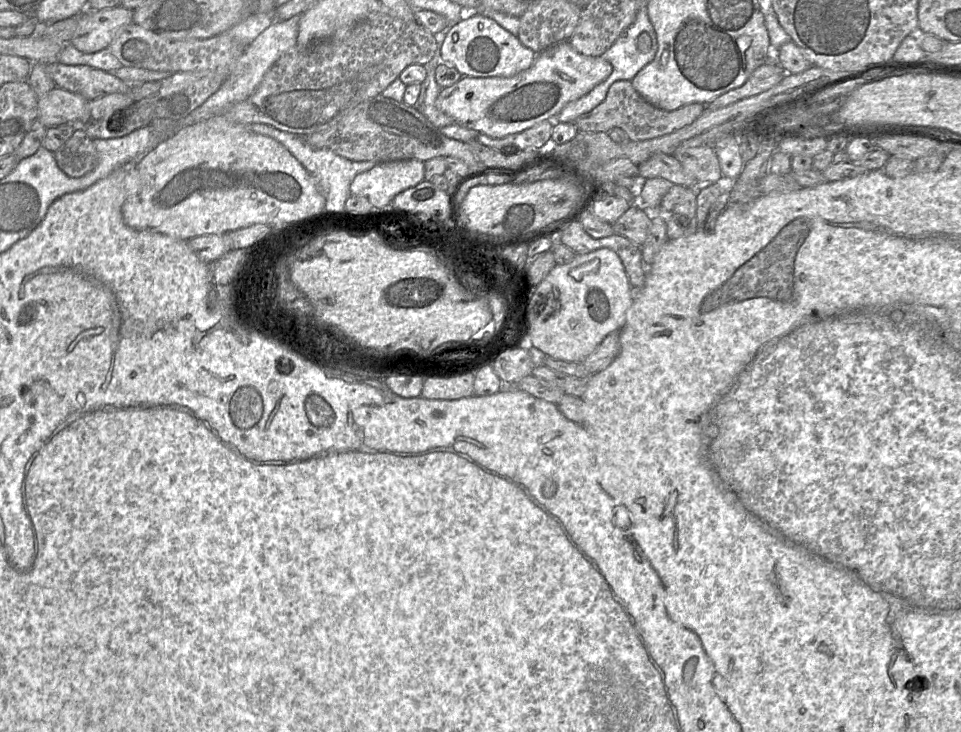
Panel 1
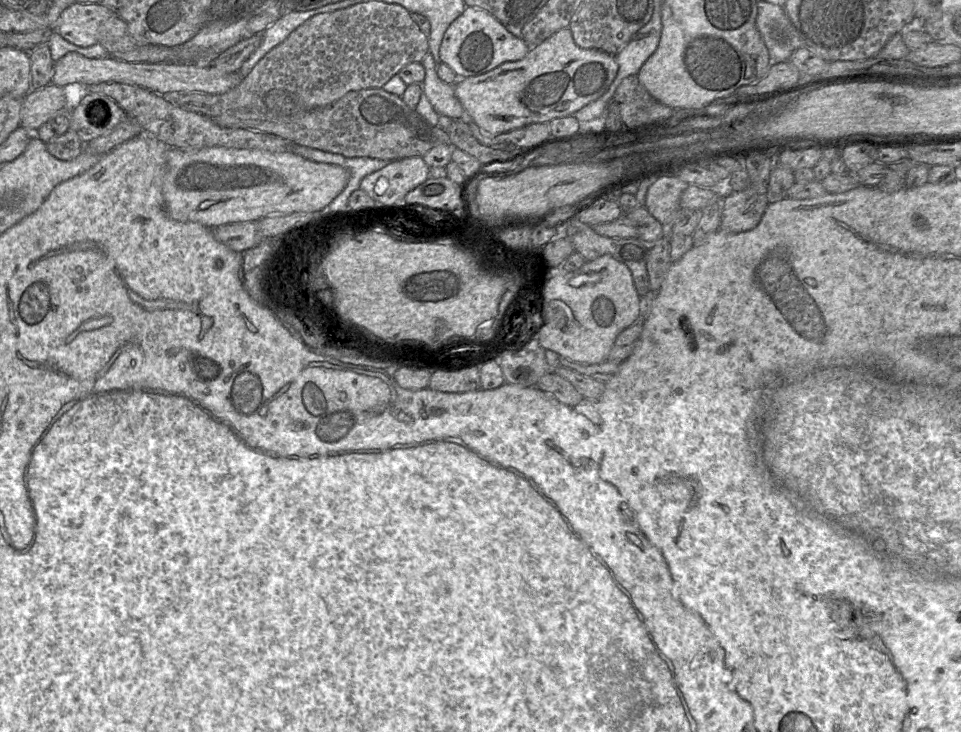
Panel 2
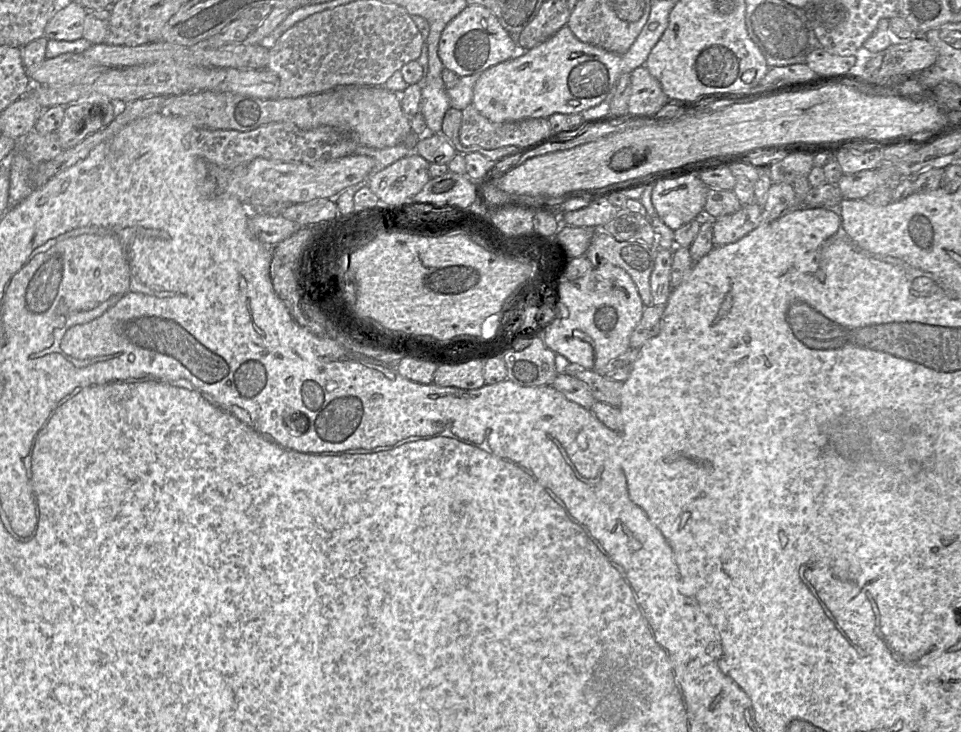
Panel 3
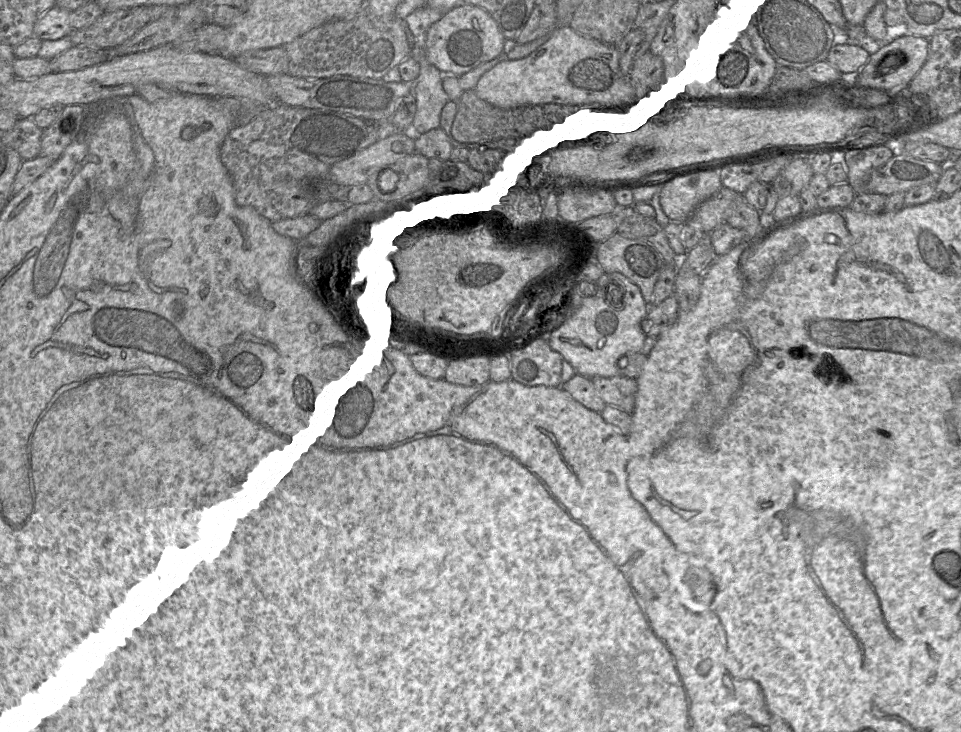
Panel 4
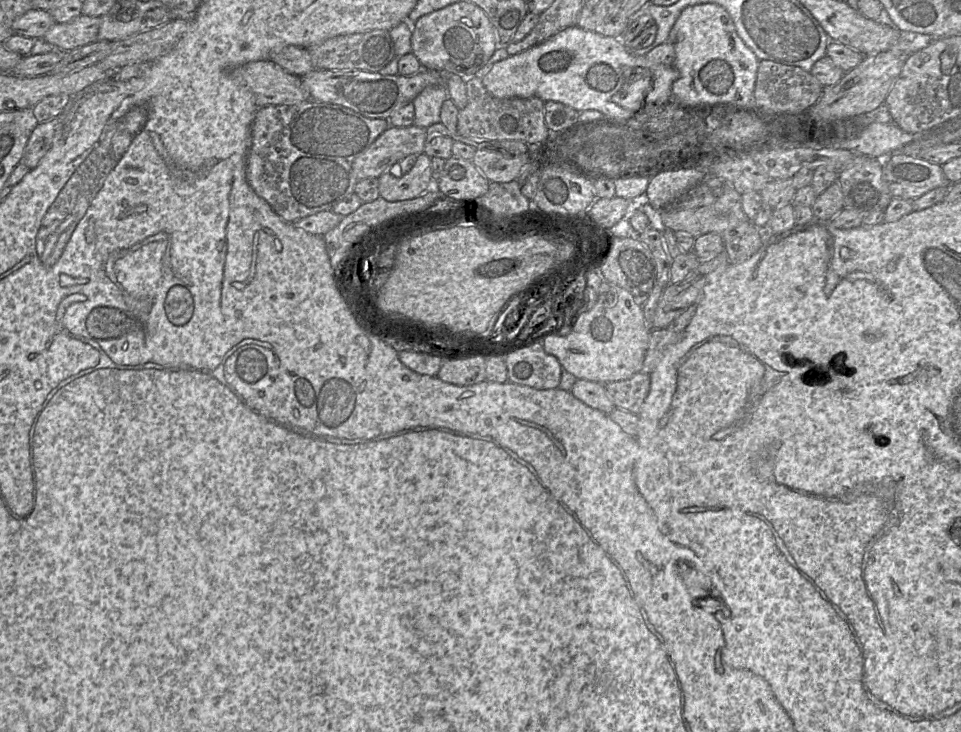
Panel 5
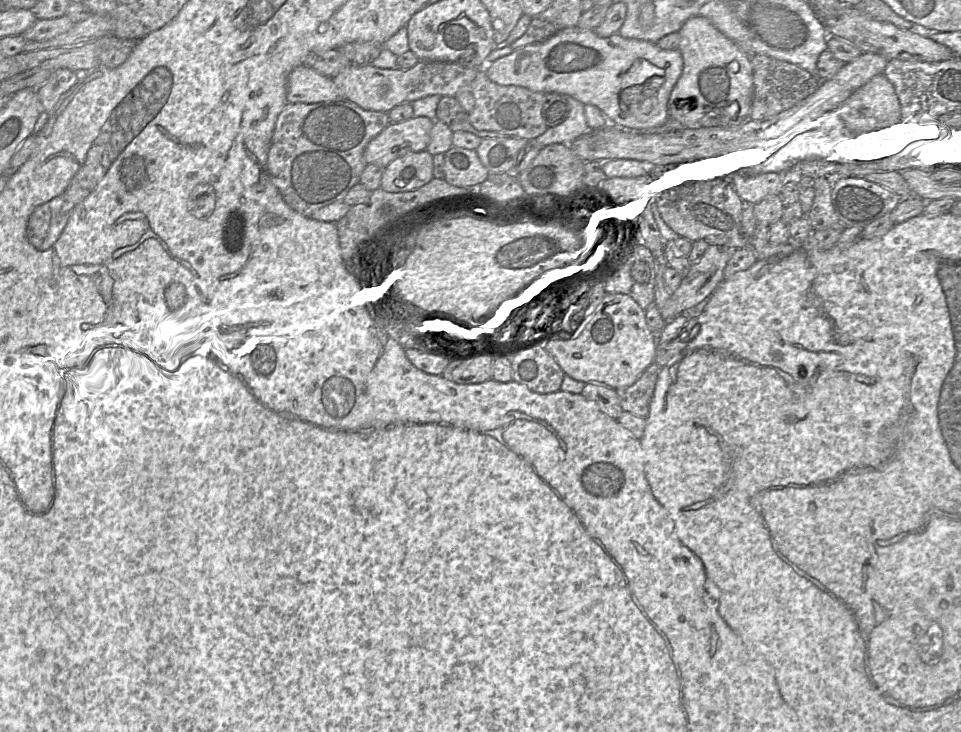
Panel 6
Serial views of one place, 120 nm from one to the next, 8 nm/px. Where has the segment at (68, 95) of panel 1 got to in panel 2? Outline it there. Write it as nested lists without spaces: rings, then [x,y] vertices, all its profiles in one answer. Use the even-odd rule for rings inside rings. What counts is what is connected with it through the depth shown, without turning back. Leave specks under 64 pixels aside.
[[[51,83],[39,89],[31,89],[23,98],[20,126],[34,133],[65,108],[66,95],[62,87]]]

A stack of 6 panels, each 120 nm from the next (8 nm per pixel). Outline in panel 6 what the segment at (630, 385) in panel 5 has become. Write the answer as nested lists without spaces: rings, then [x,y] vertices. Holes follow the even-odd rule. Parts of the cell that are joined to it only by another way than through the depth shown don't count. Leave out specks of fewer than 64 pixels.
[[[653,362],[633,385],[615,389],[623,411],[630,412],[644,419],[648,416],[649,405],[661,368]]]

